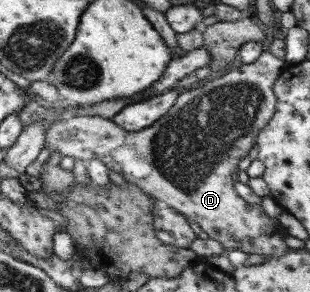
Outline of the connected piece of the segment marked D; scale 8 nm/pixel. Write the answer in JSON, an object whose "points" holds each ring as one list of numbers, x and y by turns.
{"points":[[264,51,256,62,230,68,219,78,184,92,166,116,144,131,127,131,113,119,98,115,62,118,46,132,46,148,49,152,57,151,75,160,104,160,104,164,122,175,124,180,140,186,154,199,164,201,196,222,210,238,224,245,226,253,241,250,248,254,262,254,267,258,278,253,286,254,291,249,283,246,286,243,281,236,280,224,267,215,264,204,250,204,238,194,232,174,238,169,242,158,246,158,256,146,259,132,269,126,276,114,278,100,274,86,287,63,276,58,272,52]]}

